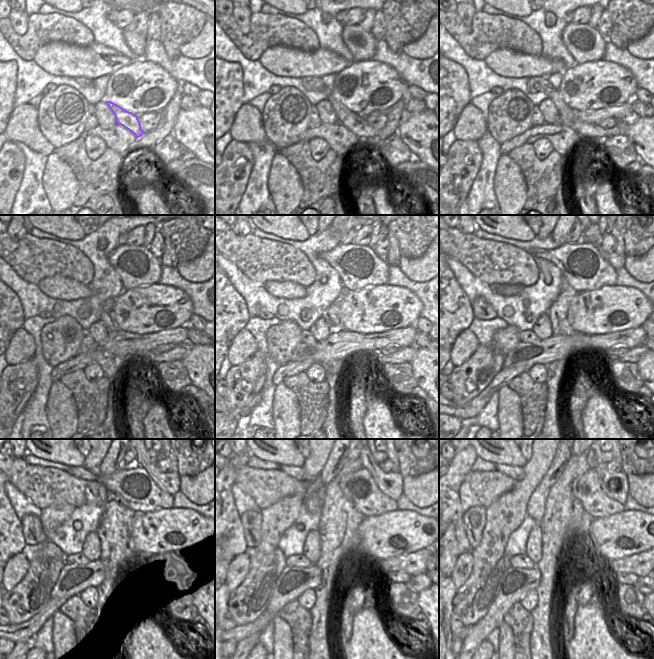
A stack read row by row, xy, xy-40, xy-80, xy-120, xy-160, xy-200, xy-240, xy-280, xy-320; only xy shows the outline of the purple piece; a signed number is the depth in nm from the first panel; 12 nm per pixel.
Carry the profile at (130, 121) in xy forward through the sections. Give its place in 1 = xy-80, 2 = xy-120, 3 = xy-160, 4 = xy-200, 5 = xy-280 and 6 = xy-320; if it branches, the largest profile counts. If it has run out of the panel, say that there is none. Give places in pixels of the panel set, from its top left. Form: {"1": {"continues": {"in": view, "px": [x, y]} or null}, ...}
{"1": {"continues": {"in": "xy-80", "px": [586, 130]}}, "2": {"continues": {"in": "xy-120", "px": [150, 357]}}, "3": {"continues": {"in": "xy-160", "px": [407, 354]}}, "4": {"continues": {"in": "xy-200", "px": [633, 355]}}, "5": {"continues": {"in": "xy-280", "px": [418, 583]}}, "6": {"continues": {"in": "xy-320", "px": [642, 584]}}}

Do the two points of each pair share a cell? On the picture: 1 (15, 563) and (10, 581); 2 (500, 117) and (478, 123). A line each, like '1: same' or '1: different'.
1: same
2: different

